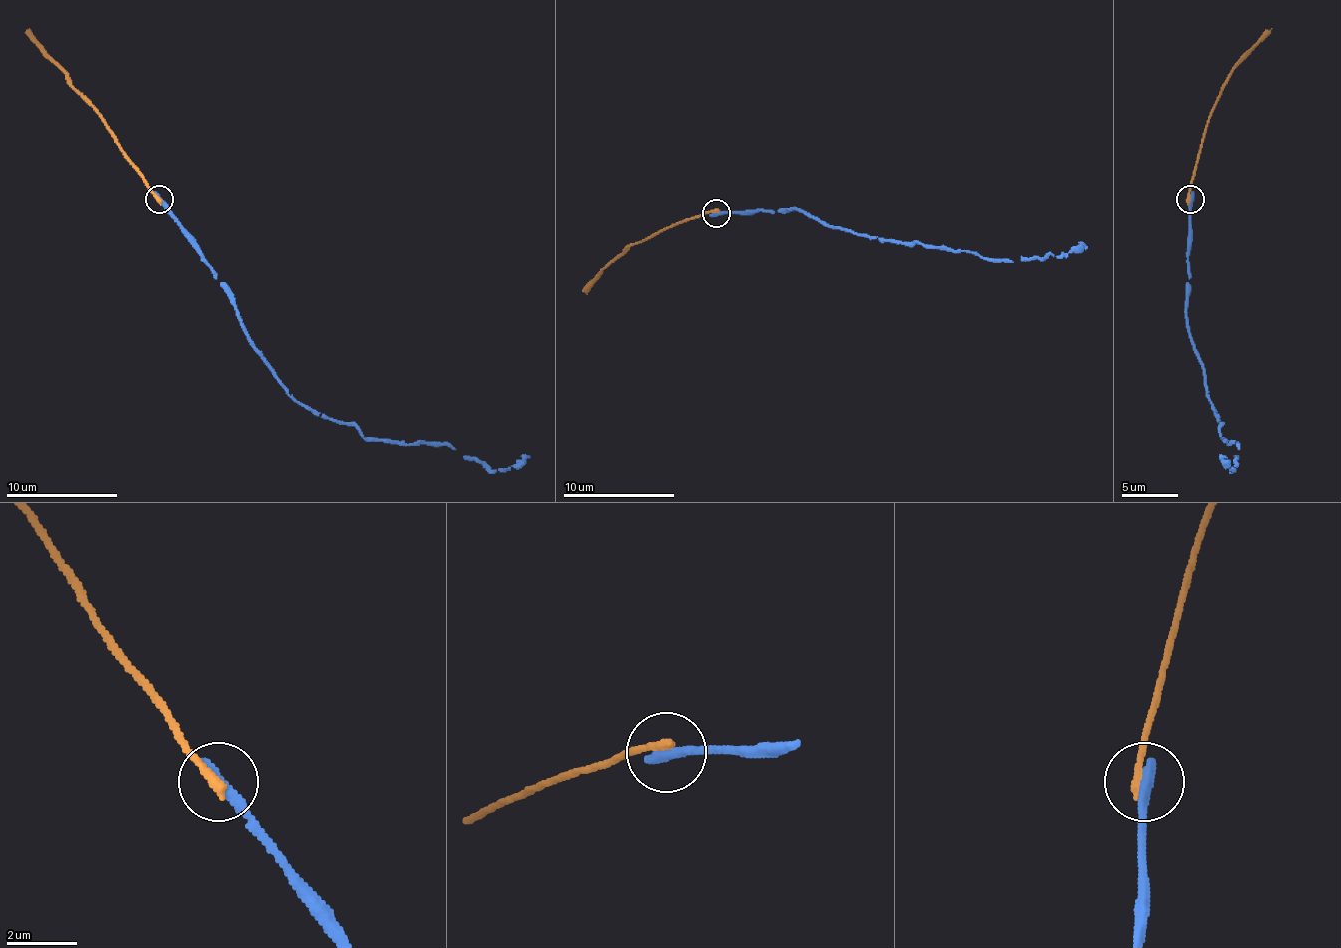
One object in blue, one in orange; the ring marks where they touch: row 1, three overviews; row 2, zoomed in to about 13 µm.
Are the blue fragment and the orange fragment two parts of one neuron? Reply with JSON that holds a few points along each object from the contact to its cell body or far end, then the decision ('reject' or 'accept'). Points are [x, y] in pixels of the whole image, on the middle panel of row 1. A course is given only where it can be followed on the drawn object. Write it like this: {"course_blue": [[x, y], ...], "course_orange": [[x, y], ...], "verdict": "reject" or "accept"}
{"course_blue": [[716, 212], [800, 209], [830, 226], [855, 234], [1006, 260], [1057, 257], [1087, 246]], "course_orange": [[716, 212], [657, 232], [618, 254], [587, 293]], "verdict": "reject"}

